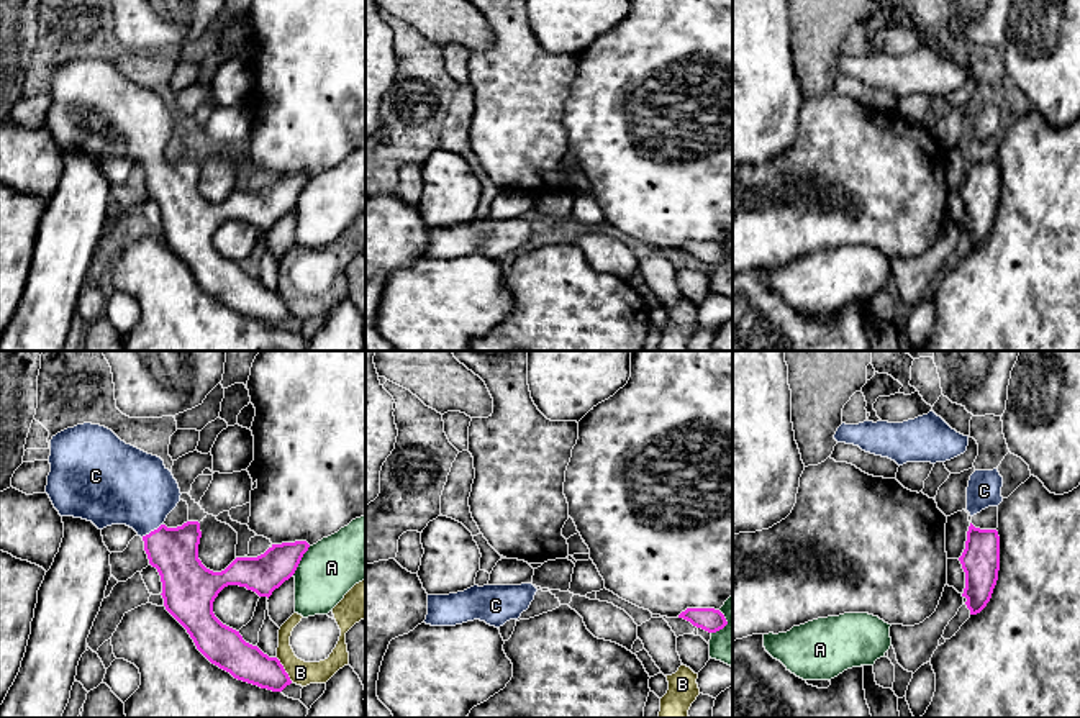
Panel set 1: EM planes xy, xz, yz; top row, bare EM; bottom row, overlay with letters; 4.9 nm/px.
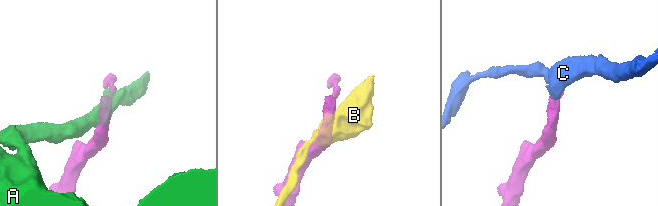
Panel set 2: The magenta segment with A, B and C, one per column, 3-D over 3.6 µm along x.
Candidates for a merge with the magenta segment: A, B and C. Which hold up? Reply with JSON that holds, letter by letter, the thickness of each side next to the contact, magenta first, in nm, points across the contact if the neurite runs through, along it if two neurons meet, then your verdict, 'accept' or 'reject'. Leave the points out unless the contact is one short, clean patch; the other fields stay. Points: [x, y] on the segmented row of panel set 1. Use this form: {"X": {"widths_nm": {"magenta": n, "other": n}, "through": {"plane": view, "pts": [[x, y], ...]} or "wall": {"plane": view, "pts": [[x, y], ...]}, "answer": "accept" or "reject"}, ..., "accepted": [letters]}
{"A": {"widths_nm": {"magenta": 190, "other": 280}, "answer": "reject"}, "B": {"widths_nm": {"magenta": 180, "other": 120}, "answer": "reject"}, "C": {"widths_nm": {"magenta": 240, "other": 380}, "through": {"plane": "xy", "pts": [[174, 551], [151, 531], [143, 502], [131, 487]]}, "answer": "accept"}, "accepted": ["C"]}

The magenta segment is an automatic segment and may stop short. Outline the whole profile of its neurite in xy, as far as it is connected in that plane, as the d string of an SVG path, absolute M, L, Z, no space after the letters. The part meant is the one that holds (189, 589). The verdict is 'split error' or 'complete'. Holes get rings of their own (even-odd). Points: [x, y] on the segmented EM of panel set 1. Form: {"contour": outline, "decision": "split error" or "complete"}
{"contour": "M84 423L52 436L49 464L46 493L61 516L92 521L98 529L126 525L143 538L149 564L161 575L161 595L166 610L187 629L197 649L211 664L238 680L272 692L282 692L292 684L277 657L269 657L257 646L246 643L239 631L223 625L215 616L213 602L228 585L246 587L259 597L269 598L275 588L295 574L310 548L306 541L272 544L257 557L236 557L225 570L213 572L198 559L202 538L198 521L187 521L177 528L164 525L167 515L180 502L182 493L161 457L126 444L105 426Z", "decision": "split error"}

